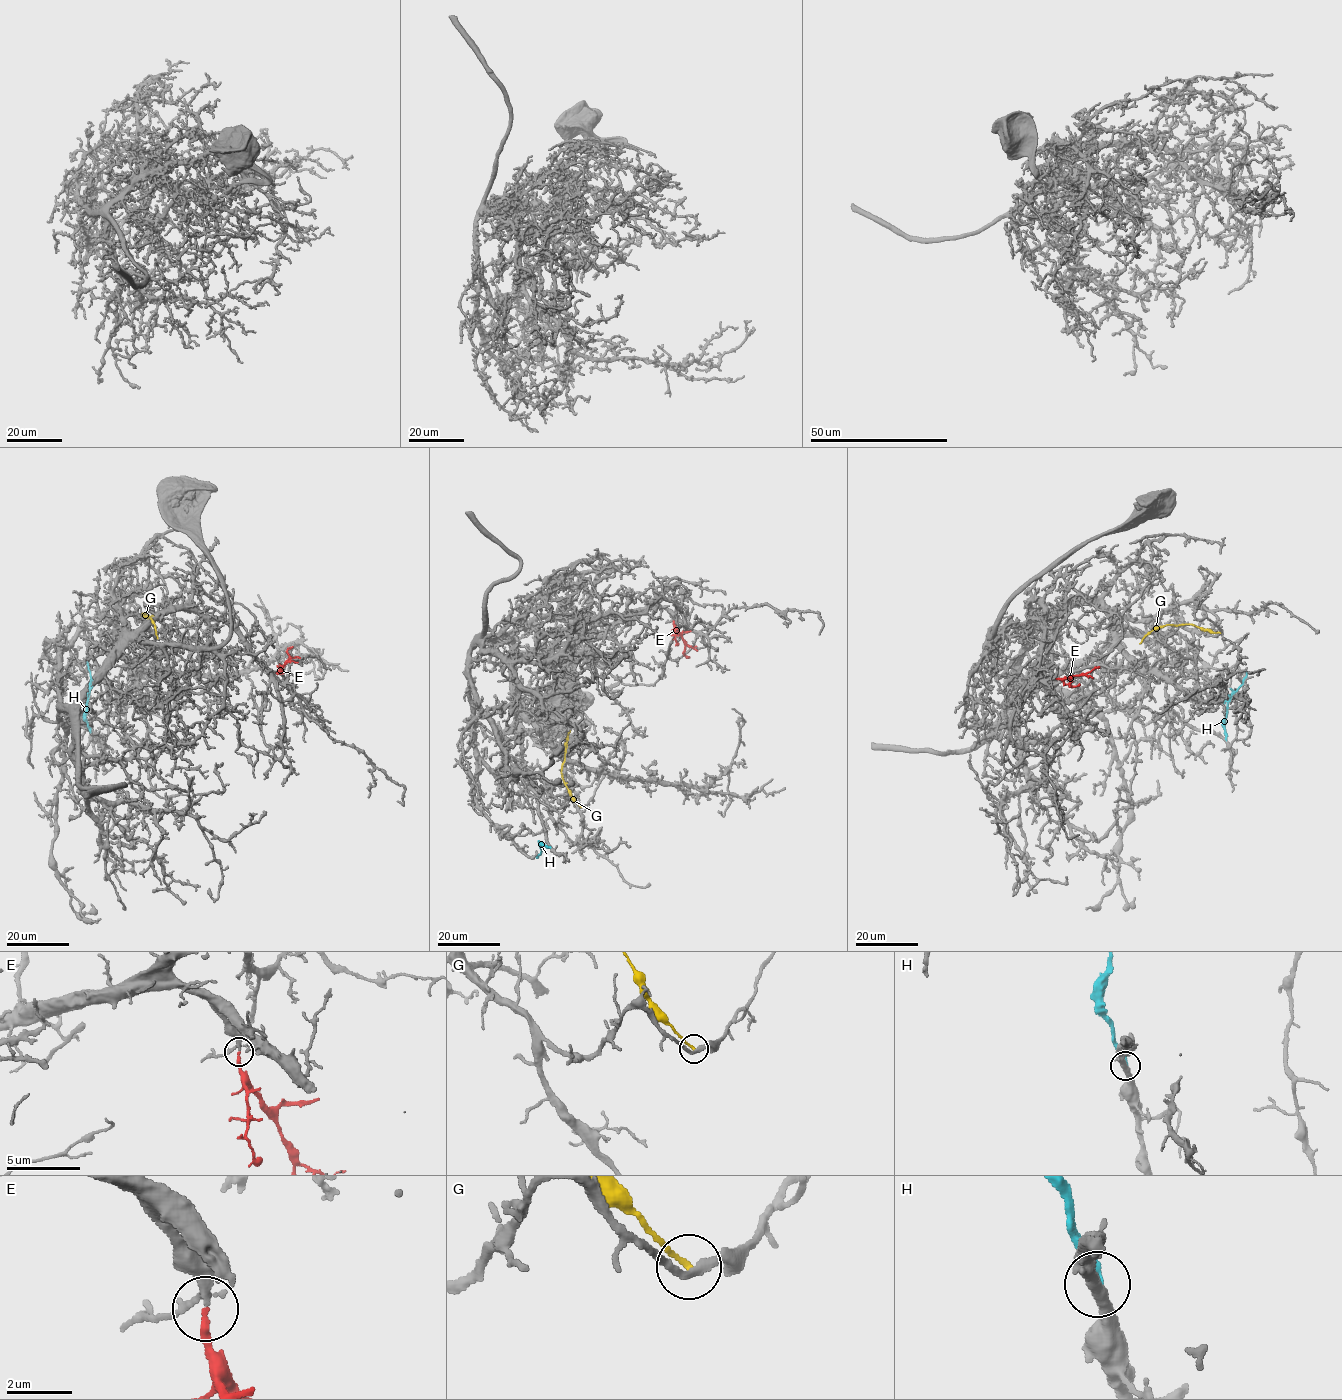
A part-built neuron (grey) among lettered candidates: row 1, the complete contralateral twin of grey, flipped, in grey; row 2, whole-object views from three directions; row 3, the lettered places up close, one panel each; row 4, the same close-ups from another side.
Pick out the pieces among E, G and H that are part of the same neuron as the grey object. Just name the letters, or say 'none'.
E

